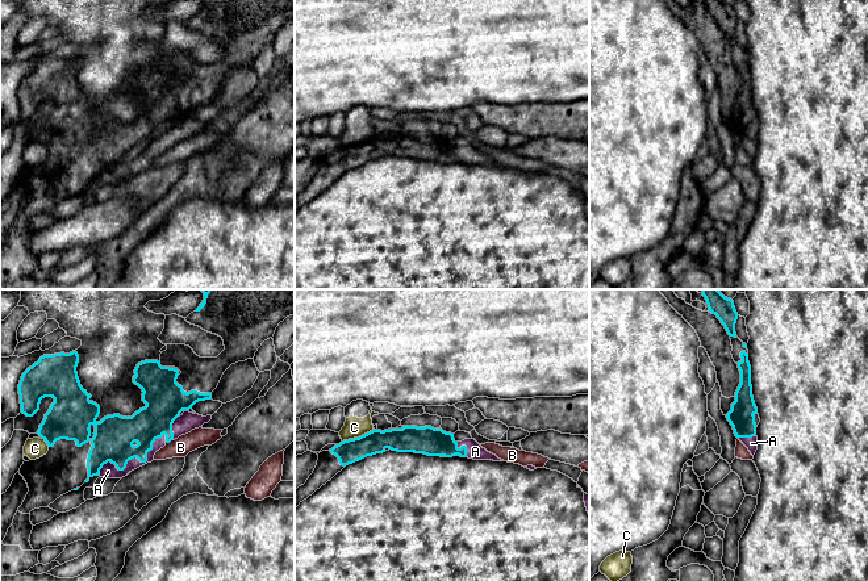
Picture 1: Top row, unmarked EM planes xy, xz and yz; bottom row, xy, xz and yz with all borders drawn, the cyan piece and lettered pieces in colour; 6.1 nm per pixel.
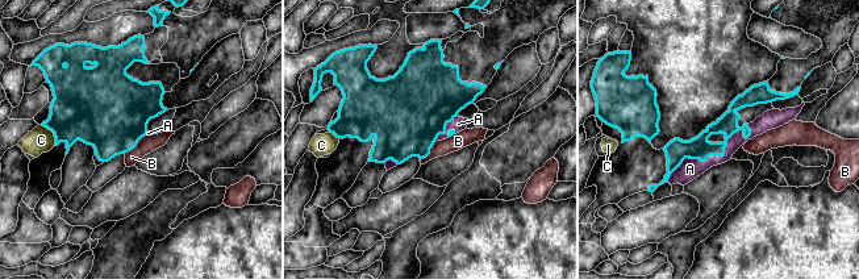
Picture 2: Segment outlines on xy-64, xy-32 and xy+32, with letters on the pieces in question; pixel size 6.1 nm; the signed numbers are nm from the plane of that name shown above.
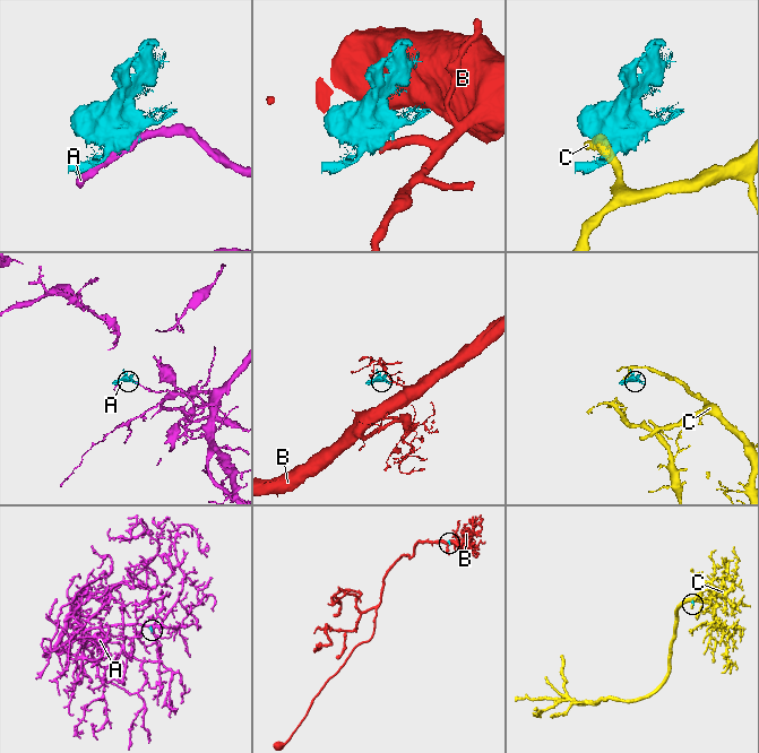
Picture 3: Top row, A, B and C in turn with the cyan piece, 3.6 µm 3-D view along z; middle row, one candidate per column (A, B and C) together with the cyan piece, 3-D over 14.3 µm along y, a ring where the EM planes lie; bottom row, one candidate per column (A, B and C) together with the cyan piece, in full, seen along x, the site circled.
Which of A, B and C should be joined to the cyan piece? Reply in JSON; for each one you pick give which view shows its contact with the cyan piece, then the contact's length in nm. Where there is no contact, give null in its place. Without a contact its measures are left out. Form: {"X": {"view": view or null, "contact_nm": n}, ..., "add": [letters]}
{"add": []}

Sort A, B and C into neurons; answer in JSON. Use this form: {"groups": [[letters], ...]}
{"groups": [["A"], ["B"], ["C"]]}

